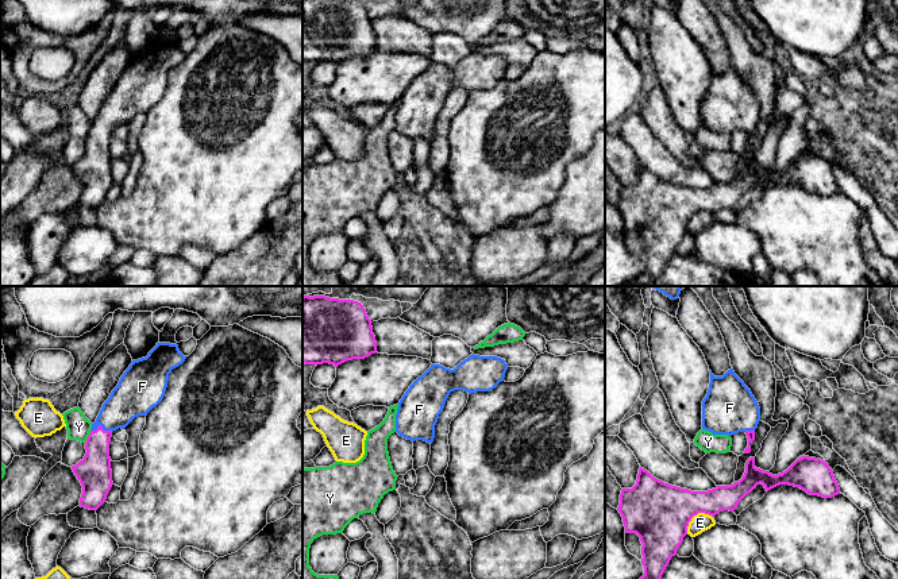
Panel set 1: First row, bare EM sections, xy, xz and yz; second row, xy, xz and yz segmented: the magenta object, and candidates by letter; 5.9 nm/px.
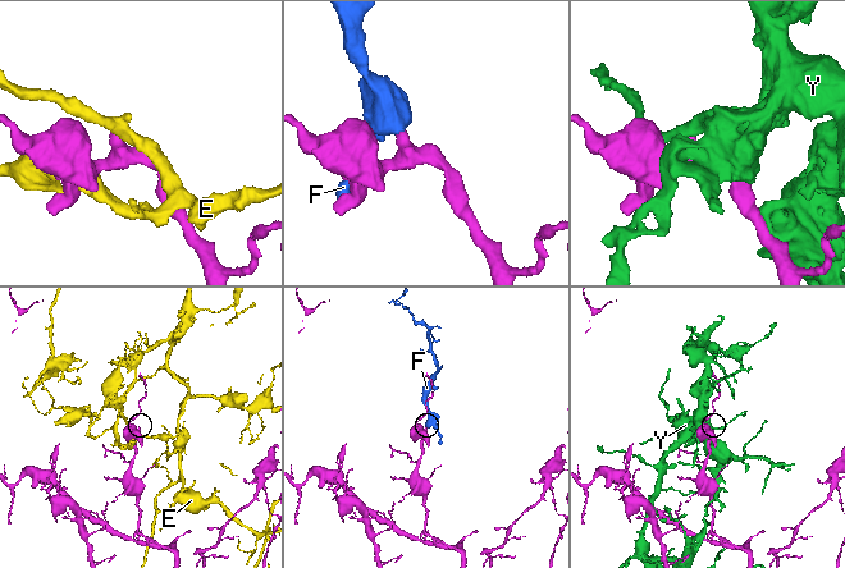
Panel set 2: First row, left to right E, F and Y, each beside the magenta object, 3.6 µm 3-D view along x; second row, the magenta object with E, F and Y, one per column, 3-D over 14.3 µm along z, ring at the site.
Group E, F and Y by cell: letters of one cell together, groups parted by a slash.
E / F / Y

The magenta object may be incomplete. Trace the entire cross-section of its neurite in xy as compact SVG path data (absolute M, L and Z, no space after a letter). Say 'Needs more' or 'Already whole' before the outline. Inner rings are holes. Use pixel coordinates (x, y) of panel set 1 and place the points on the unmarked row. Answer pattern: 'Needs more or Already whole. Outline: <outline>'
Needs more. Outline: M157 40L146 55L132 58L92 121L86 151L72 167L82 184L80 204L97 208L113 182L109 139L112 130L124 127L135 115L147 113L166 89L169 72L185 59L177 40Z

